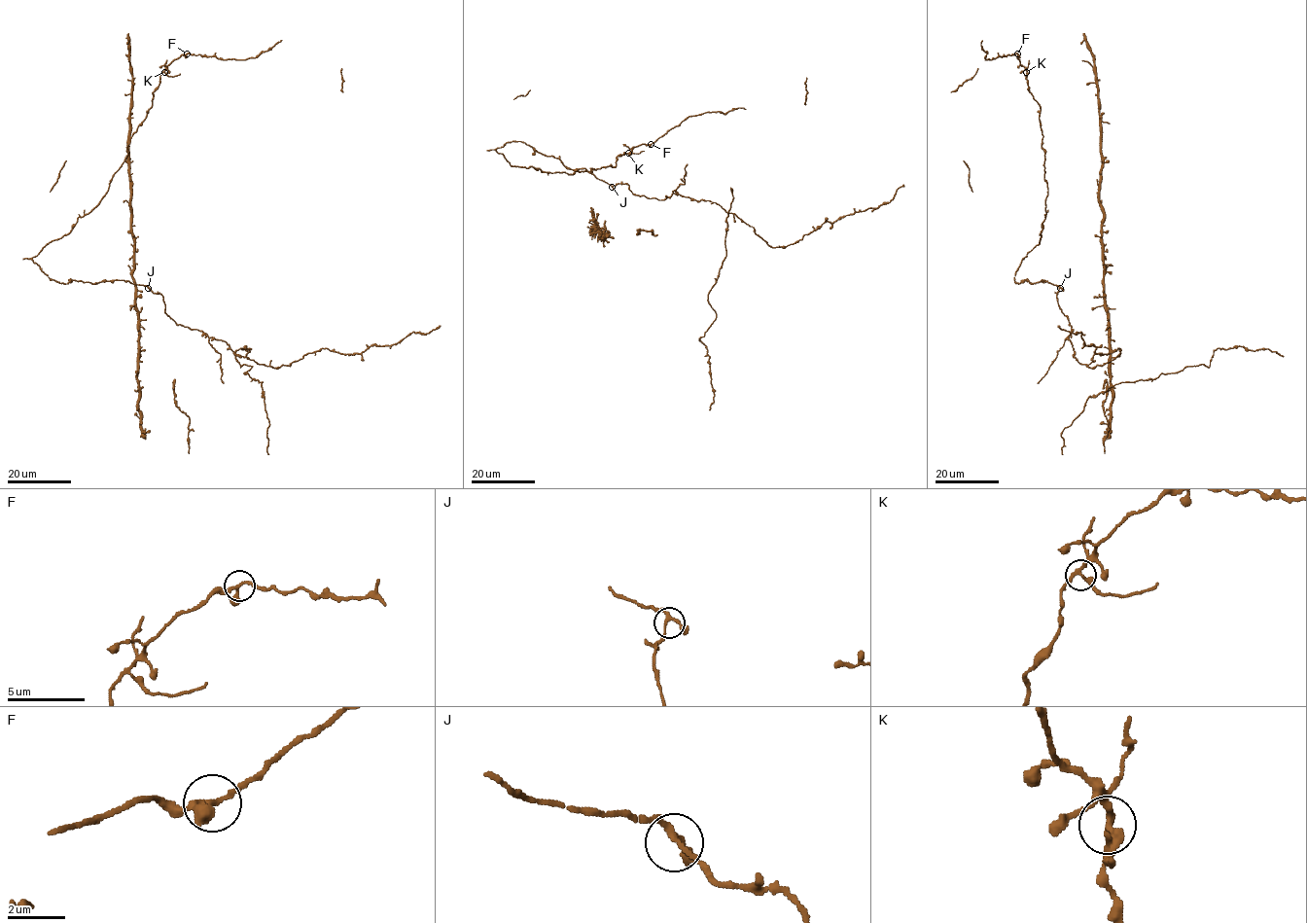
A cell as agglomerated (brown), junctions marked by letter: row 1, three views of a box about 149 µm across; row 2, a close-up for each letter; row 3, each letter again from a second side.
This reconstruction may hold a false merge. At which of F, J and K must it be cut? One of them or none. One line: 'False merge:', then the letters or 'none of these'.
False merge: K

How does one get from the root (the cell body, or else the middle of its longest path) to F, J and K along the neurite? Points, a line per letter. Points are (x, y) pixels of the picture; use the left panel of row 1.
F: (56, 282), (32, 258), (68, 233), (99, 203), (152, 106), (160, 75), (187, 53)
J: (56, 282), (97, 283), (128, 280), (148, 288)
K: (56, 282), (32, 258), (68, 233), (105, 194), (164, 72)

